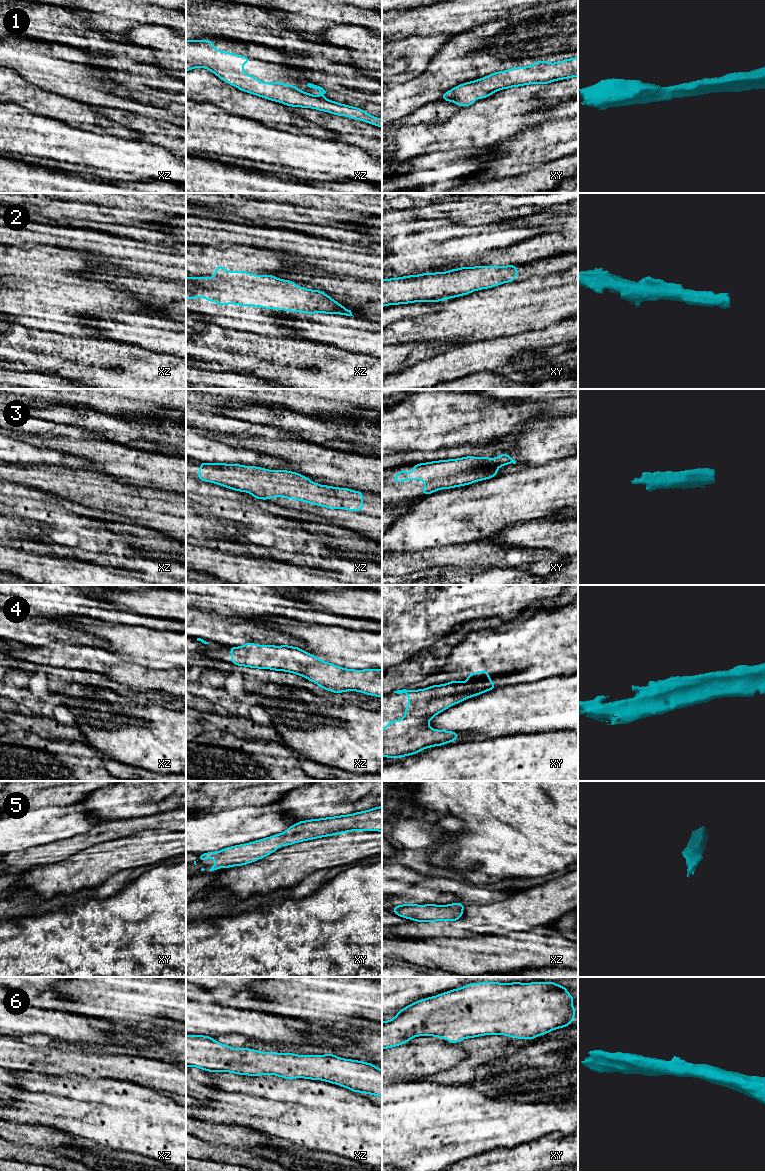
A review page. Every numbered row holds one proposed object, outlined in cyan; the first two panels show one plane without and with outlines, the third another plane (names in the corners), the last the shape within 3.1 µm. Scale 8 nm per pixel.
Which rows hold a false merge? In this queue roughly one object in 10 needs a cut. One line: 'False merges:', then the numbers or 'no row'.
False merges: no row

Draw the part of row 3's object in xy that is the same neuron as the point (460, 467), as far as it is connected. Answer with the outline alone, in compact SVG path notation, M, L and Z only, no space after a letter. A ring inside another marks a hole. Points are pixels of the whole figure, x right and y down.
M500 454L497 458L468 456L458 459L427 462L415 464L413 466L412 473L405 472L403 470L399 471L397 475L393 477L393 481L404 482L406 480L424 480L425 487L421 489L421 492L422 494L431 494L439 489L464 486L477 481L492 478L499 474L496 471L498 468L511 463L516 464L516 461L513 460L508 454Z

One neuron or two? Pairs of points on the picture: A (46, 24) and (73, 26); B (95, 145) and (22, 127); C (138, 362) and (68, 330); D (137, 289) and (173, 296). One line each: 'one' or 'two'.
A: one
B: one
C: two
D: one

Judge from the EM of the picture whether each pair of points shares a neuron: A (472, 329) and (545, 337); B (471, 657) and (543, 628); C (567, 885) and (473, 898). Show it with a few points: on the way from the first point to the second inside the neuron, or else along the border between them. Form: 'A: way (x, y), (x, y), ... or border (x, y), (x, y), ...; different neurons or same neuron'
A: border (541, 328), (535, 331), (524, 331), (495, 339); different neurons
B: way (489, 651), (517, 651), (525, 643); same neuron
C: border (520, 890), (510, 897), (496, 901); different neurons

